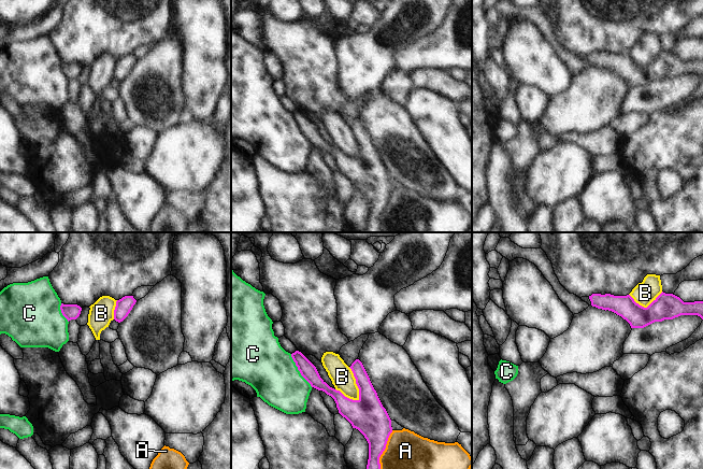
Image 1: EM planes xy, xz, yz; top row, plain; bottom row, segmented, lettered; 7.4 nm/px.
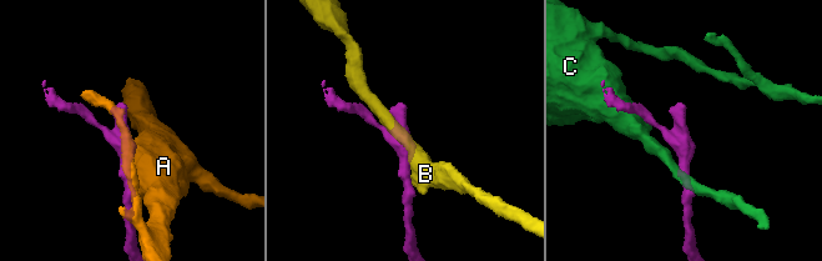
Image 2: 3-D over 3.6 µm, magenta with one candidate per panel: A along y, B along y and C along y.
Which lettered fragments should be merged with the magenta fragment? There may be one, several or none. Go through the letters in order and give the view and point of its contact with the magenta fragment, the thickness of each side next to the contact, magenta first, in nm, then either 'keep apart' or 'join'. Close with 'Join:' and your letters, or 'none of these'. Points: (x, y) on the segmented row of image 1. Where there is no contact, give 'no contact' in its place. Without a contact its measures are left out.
A: xz (384, 450) | 260/280 nm | keep apart
B: xz (356, 383) | 260/170 nm | keep apart
C: xz (298, 369) | 120/380 nm | keep apart
Join: none of these

